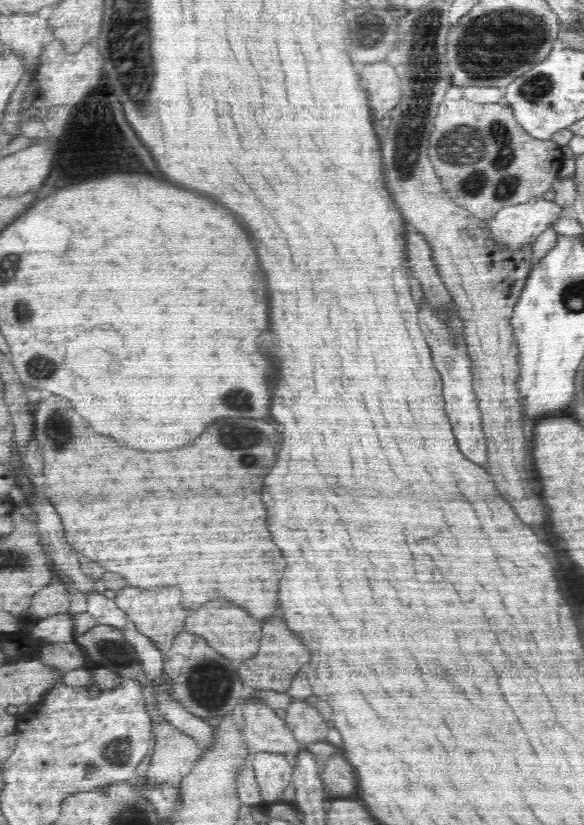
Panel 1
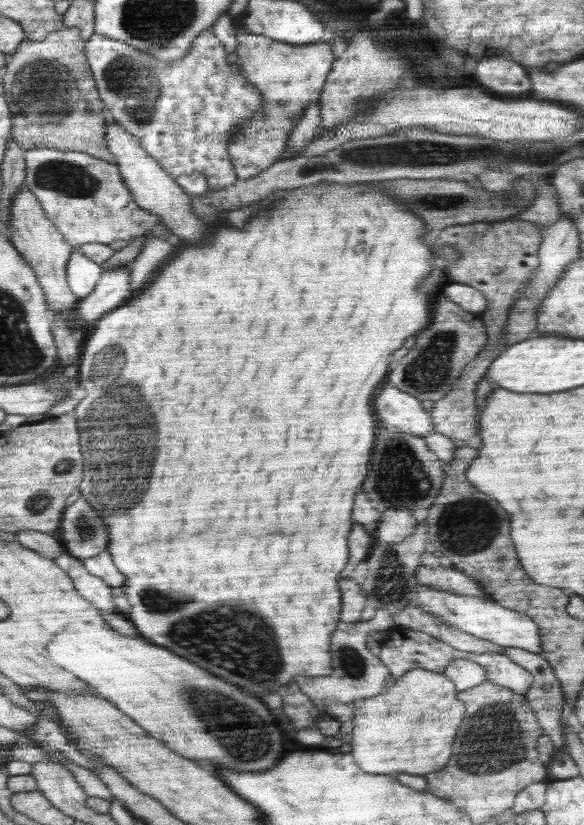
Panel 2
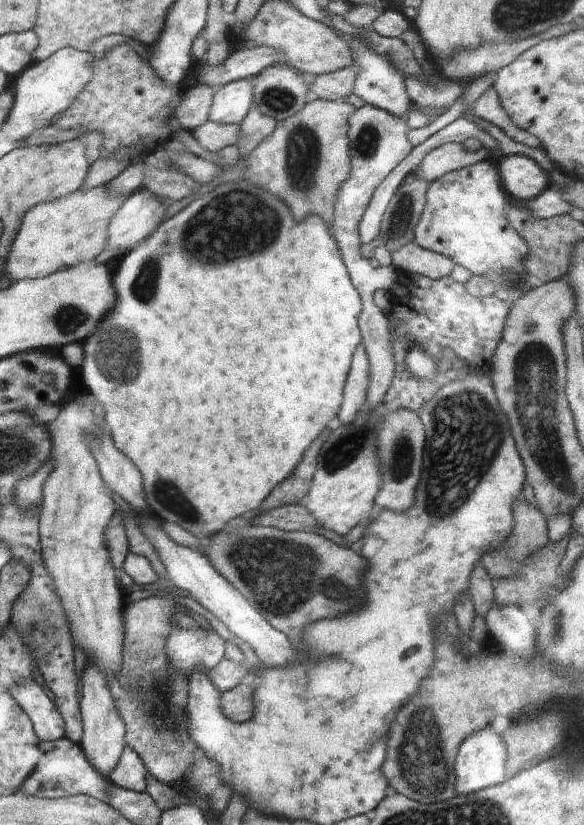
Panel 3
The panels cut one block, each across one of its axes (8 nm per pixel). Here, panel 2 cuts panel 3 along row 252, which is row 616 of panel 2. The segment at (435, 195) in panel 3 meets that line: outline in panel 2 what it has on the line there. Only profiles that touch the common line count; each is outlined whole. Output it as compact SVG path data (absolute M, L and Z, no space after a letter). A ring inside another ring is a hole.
M420 585L417 587L414 601L426 612L436 615L441 621L472 636L500 646L521 648L534 654L542 654L538 625L522 612L504 608L496 601L488 599L488 597L464 596L463 594L454 594L453 592Z

